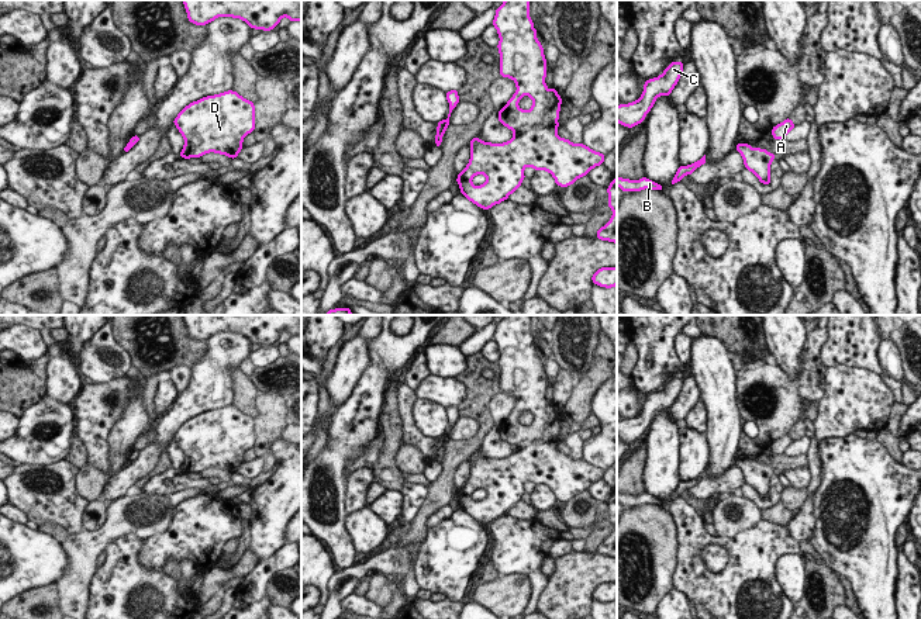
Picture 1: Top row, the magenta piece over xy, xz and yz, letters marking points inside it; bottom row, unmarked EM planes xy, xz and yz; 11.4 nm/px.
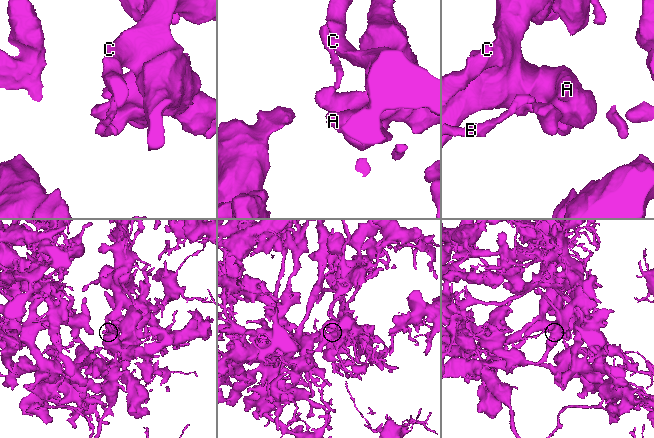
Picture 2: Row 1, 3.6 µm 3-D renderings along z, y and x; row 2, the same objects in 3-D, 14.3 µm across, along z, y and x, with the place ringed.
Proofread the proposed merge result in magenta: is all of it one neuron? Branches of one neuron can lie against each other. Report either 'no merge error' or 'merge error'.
merge error

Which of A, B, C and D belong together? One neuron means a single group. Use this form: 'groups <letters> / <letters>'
groups A C D / B

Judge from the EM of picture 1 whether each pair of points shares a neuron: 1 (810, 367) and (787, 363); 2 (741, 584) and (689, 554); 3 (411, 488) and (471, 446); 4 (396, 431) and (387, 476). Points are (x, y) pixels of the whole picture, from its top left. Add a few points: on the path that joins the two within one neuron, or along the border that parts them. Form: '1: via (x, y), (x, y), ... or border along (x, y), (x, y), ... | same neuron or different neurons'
1: border along (809, 334), (804, 342), (803, 373), (797, 384) | different neurons
2: via (727, 584), (711, 584), (696, 569) | same neuron
3: border along (428, 488), (428, 495), (414, 519) | different neurons
4: via (392, 442), (387, 464) | same neuron

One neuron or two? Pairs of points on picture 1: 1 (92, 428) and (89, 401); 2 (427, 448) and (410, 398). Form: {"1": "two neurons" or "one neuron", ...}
{"1": "one neuron", "2": "one neuron"}

